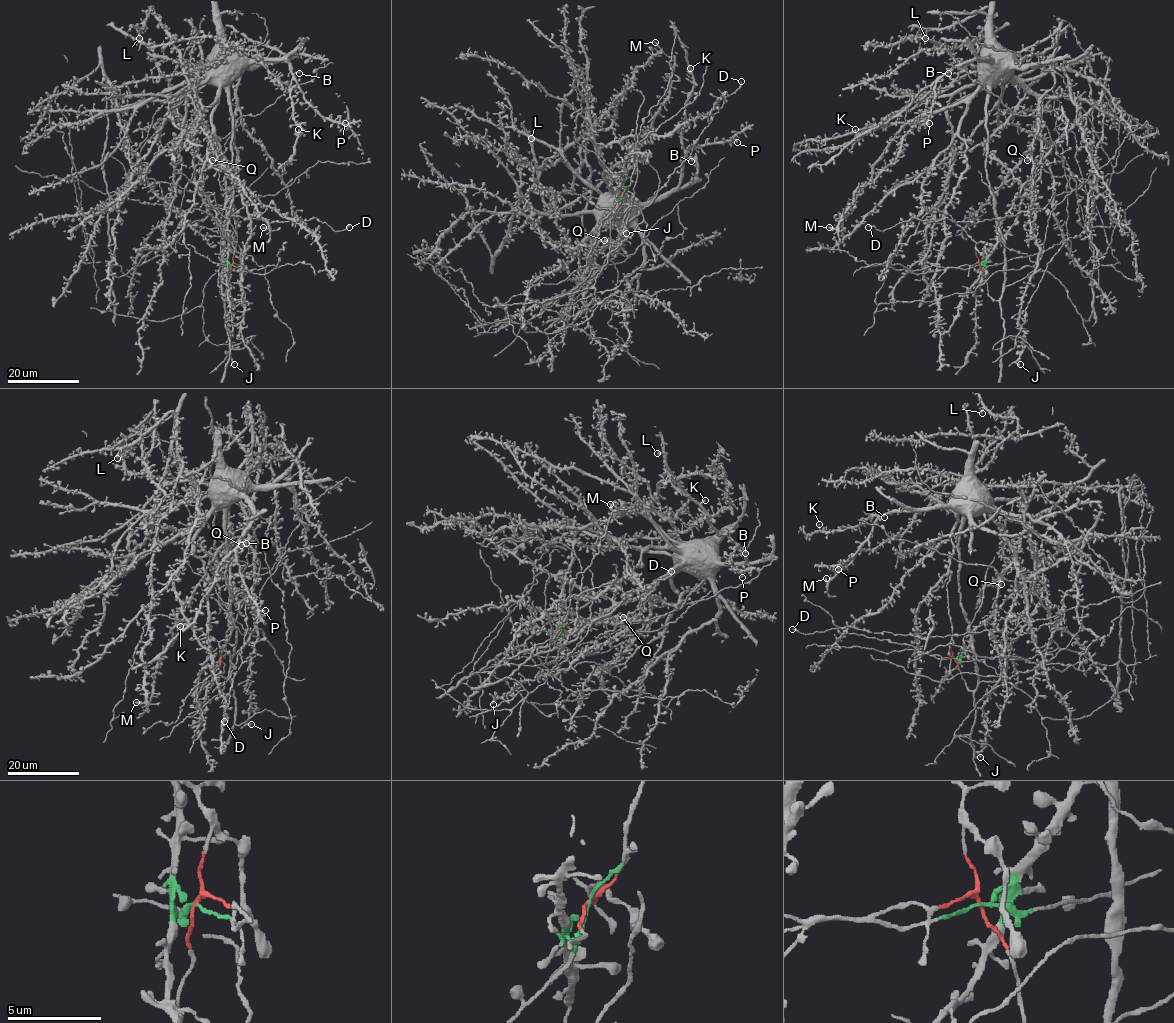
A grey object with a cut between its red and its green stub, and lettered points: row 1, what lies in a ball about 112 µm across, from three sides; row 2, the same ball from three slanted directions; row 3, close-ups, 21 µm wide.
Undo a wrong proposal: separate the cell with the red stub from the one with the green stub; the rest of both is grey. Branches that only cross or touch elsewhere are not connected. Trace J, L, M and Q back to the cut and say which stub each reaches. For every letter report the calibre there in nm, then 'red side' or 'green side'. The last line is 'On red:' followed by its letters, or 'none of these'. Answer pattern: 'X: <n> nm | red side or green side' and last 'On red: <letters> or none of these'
J: 280 nm | green side
L: 400 nm | green side
M: 360 nm | green side
Q: 280 nm | green side
On red: none of these

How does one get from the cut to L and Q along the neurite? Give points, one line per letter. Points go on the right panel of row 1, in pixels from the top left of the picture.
L: (979, 265), (1103, 92), (1119, 121), (1113, 166), (1052, 72), (1058, 32), (950, 88), (992, 11), (925, 38)
Q: (979, 265), (1021, 186), (1103, 92), (1119, 121), (1111, 174), (1055, 192), (1042, 209), (1030, 208), (1027, 160)

